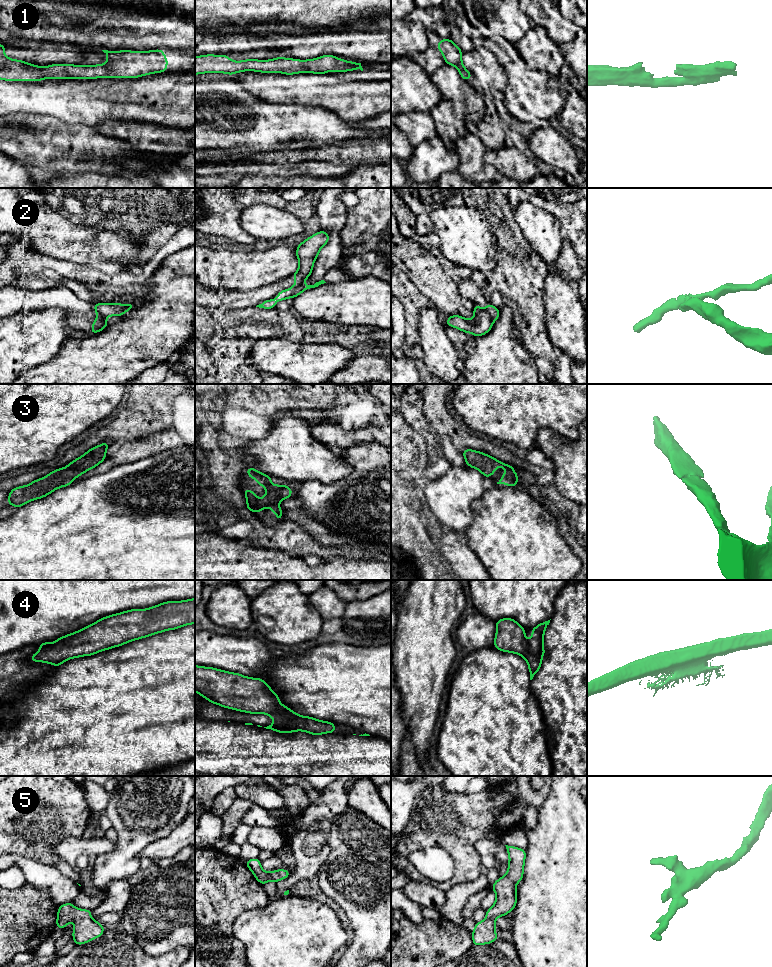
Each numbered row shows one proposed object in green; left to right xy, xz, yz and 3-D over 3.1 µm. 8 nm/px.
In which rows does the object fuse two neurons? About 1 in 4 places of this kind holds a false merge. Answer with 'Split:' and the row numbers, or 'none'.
Split: 2, 4

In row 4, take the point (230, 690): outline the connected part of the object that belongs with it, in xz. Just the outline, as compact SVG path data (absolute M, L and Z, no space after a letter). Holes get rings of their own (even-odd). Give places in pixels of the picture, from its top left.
M195 665L195 692L210 703L250 714L283 713L290 708L279 702L279 696L262 678L251 678L213 667Z

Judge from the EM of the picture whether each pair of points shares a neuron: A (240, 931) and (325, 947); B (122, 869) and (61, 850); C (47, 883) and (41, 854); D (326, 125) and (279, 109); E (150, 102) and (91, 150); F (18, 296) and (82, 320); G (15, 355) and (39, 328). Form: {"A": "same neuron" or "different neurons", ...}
{"A": "same neuron", "B": "different neurons", "C": "different neurons", "D": "same neuron", "E": "different neurons", "F": "same neuron", "G": "same neuron"}

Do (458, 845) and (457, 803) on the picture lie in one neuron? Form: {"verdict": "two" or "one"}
{"verdict": "one"}

